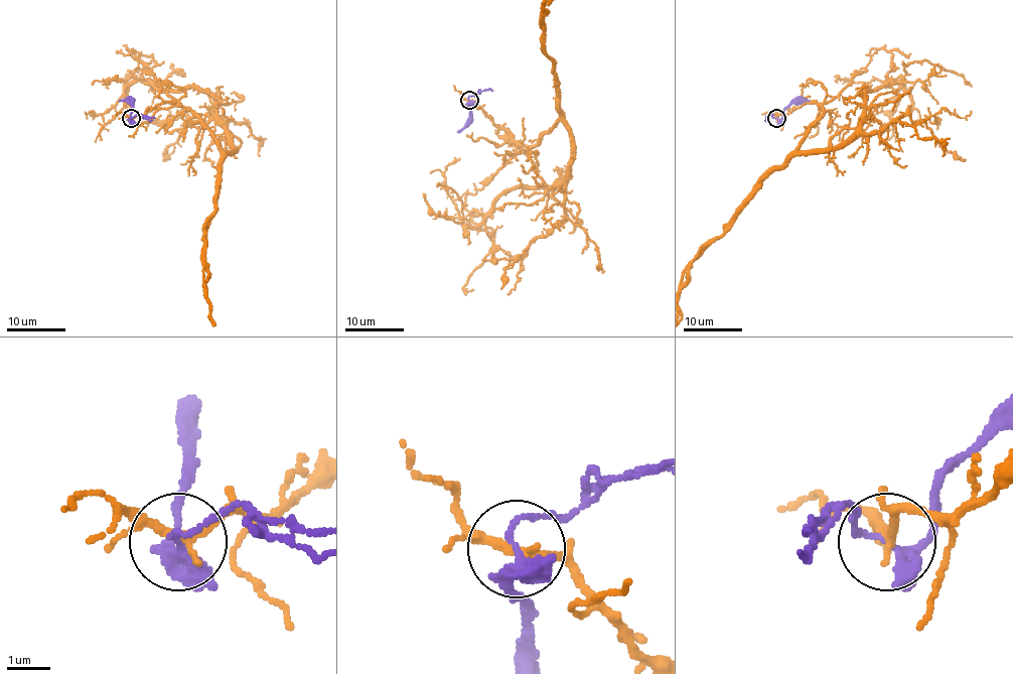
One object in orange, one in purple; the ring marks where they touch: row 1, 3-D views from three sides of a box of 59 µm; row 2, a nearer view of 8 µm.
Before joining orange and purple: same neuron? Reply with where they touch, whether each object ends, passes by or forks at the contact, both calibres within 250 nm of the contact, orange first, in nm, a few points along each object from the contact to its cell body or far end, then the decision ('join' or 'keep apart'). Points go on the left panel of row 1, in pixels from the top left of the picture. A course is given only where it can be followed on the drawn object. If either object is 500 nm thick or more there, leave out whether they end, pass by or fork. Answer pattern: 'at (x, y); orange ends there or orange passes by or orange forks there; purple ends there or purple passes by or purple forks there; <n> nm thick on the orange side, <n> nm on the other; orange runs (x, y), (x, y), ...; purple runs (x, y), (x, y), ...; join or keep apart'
at (131, 118); orange passes by; purple forks there; 190 nm thick on the orange side, 200 nm on the other; orange runs (130, 119), (180, 104), (220, 151), (202, 250), (211, 323); purple runs (130, 119), (132, 104), (119, 100); keep apart

